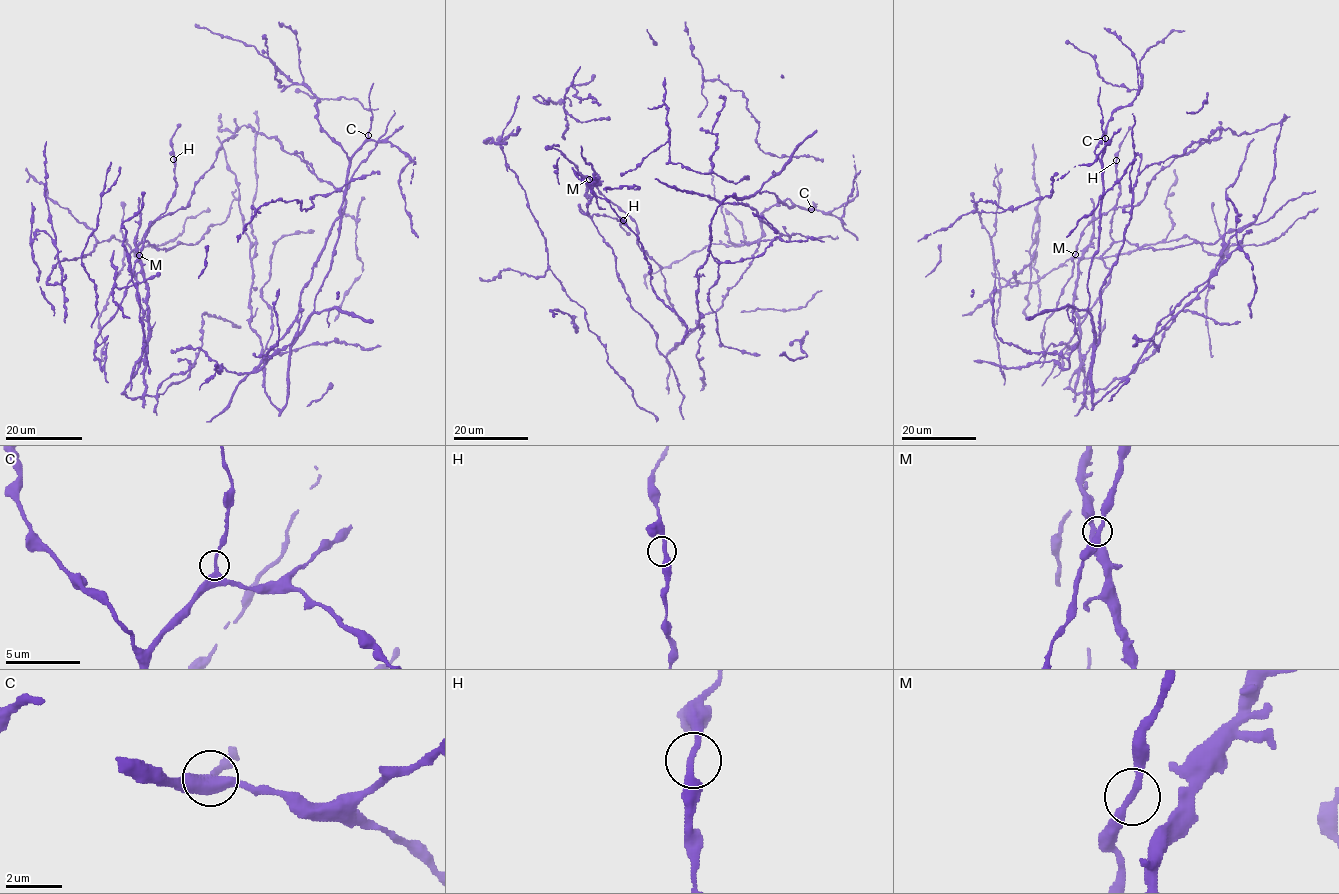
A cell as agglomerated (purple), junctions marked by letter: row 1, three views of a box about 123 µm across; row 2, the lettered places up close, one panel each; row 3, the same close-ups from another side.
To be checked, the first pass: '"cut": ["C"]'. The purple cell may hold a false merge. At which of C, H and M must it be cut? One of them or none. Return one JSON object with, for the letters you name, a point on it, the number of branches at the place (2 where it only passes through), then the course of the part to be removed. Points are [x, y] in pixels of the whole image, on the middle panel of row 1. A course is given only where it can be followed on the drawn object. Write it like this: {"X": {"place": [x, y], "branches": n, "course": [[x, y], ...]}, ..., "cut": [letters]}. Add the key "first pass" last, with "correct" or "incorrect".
{"cut": [], "first pass": "incorrect"}

